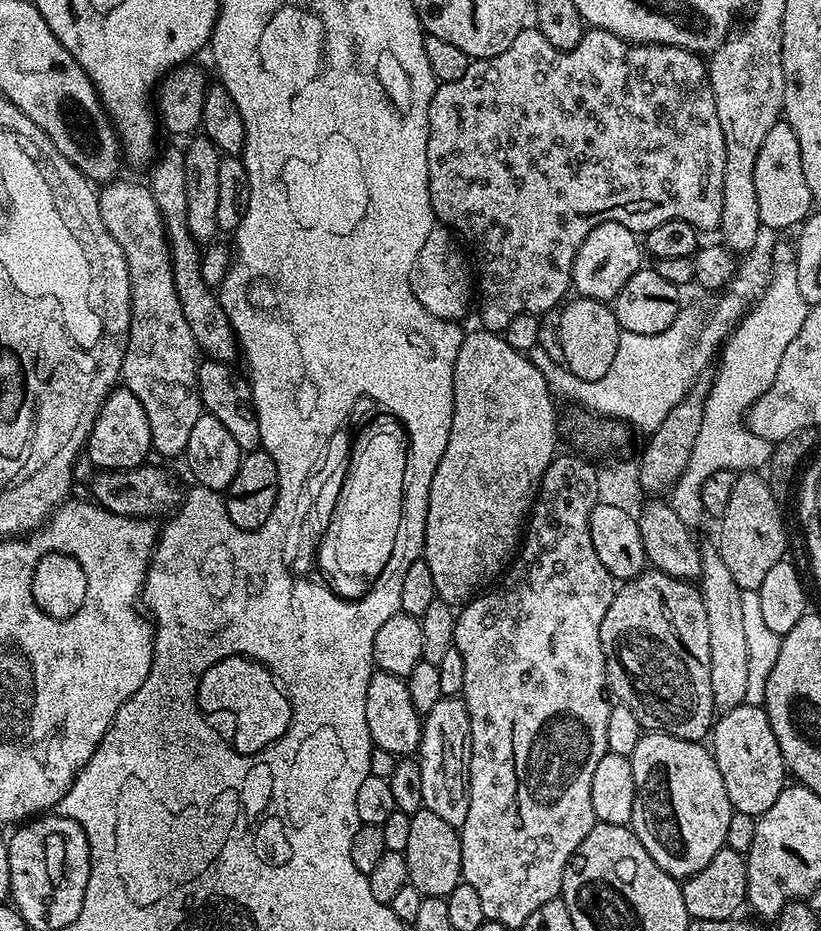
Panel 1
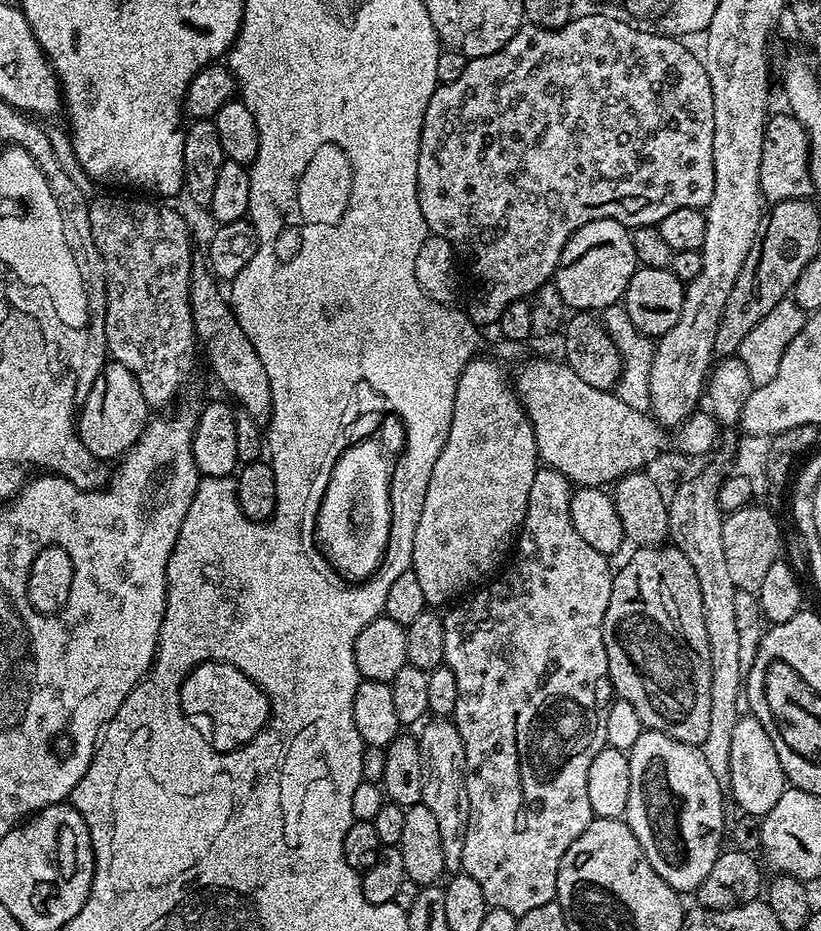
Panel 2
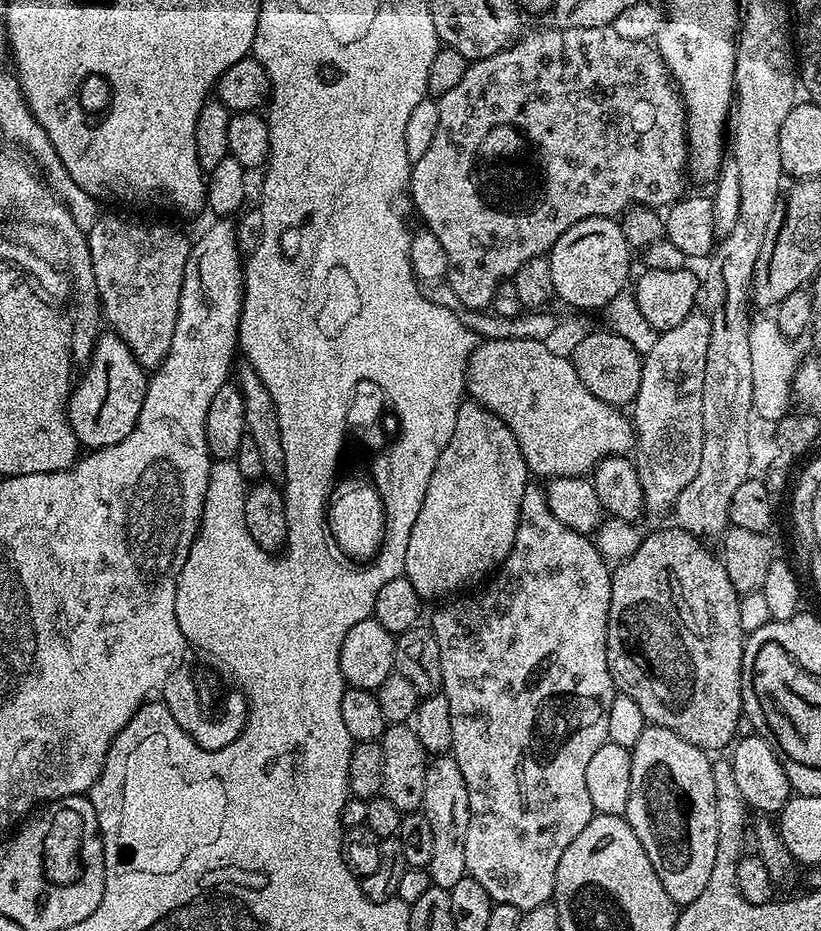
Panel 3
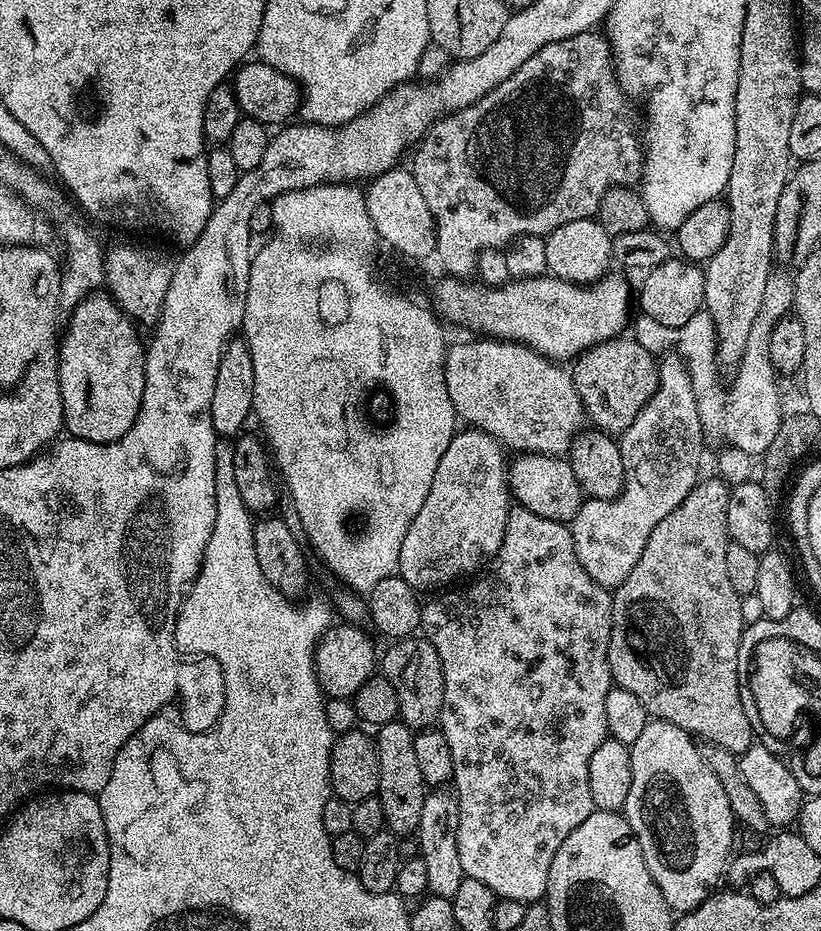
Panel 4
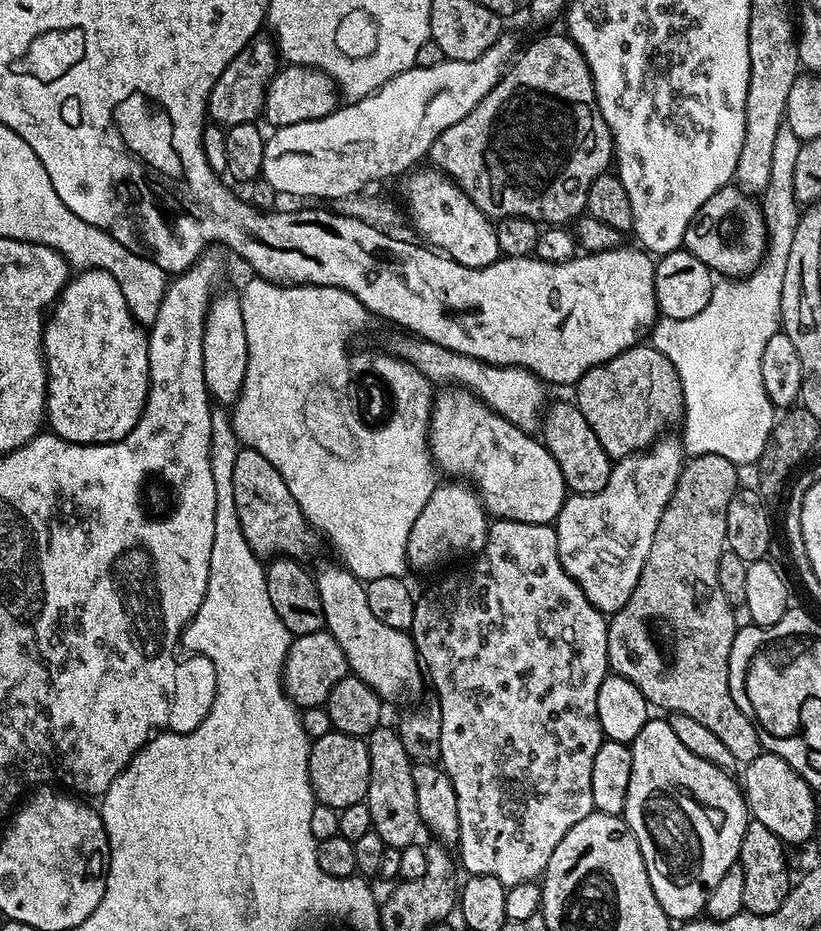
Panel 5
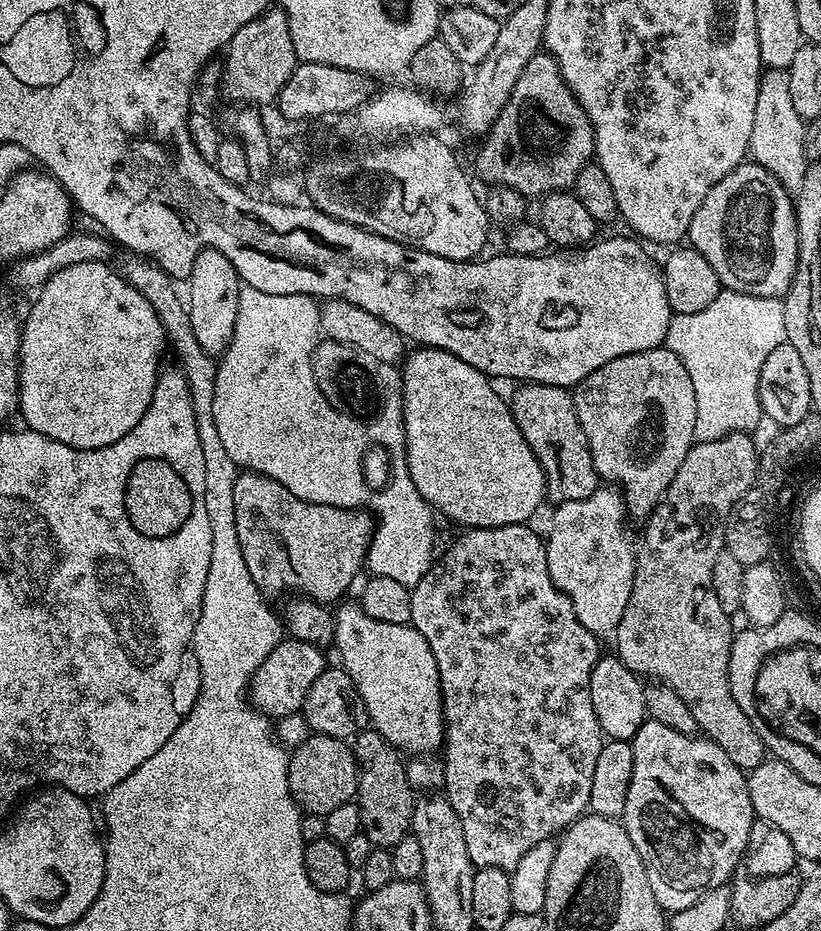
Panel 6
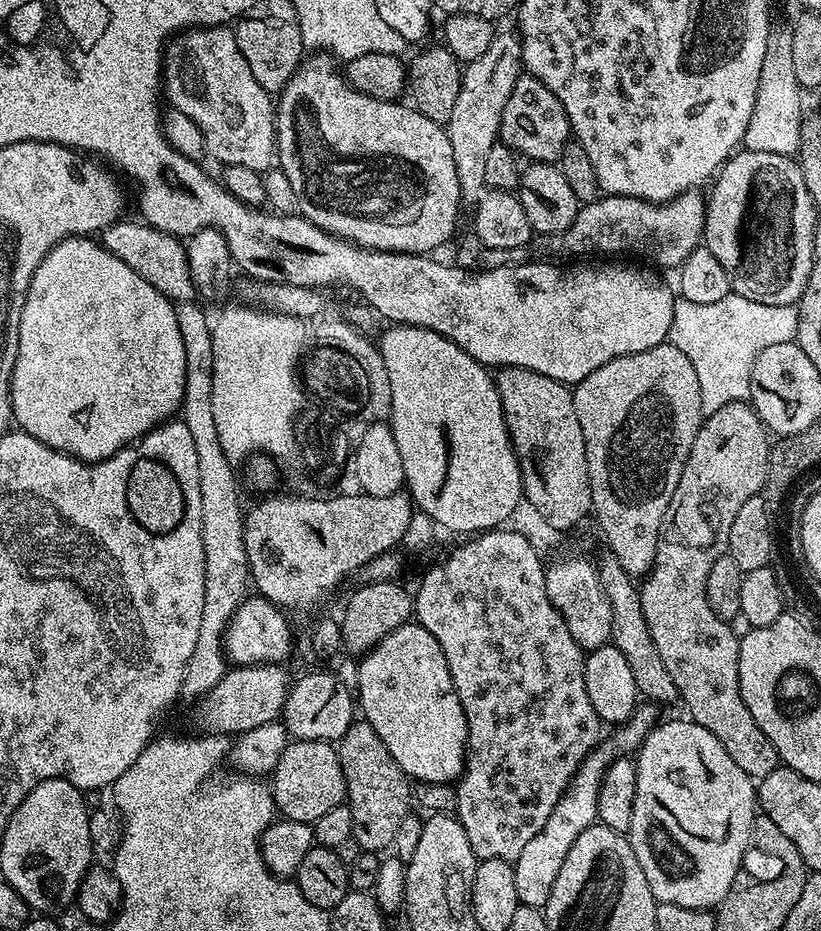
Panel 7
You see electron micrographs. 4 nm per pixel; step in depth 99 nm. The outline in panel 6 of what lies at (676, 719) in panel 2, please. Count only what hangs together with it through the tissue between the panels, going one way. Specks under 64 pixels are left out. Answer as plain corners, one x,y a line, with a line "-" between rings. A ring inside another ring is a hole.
732,432
710,442
695,443
682,458
678,474
664,491
659,504
643,525
644,537
638,540
635,549
636,569
634,586
630,590
630,602
626,602
626,611
622,613
622,622
618,622
614,639
615,655
630,671
641,677
654,676
657,681
672,687
675,694
686,702
698,729
707,739
713,740
722,750
726,750
734,766
751,770
766,759
766,749
754,722
742,714
742,706
734,702
730,690
728,667
732,637
728,613
718,603
718,594
714,594
712,575
714,558
718,558
724,547
724,523
738,498
753,491
756,482
756,465
758,463
758,444
747,432

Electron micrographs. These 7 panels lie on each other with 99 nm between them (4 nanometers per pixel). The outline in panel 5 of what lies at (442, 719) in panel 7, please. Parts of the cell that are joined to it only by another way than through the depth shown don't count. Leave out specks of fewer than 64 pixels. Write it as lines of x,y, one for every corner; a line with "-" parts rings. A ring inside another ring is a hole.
324,560
317,568
314,568
314,579
318,586
318,598
322,598
322,614
326,631
335,638
338,646
348,659
349,669
366,686
373,688
380,695
381,700
391,702
391,700
400,700
407,692
416,692
420,687
425,687
426,680
422,675
422,665
417,653
411,635
402,630
394,630
394,626
386,626
370,610
370,602
366,602
366,584
359,580
357,576
349,573
348,569
339,563

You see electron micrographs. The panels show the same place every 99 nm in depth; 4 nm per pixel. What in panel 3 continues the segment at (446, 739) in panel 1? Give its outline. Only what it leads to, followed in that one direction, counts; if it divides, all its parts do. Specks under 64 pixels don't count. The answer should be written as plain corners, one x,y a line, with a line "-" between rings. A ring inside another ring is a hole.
440,754
429,759
426,770
426,790
422,814
426,822
430,822
430,831
434,834
434,858
428,864
427,871
432,877
432,883
438,888
453,888
466,875
466,830
470,826
470,794
466,794
466,778
462,778
462,770
458,762
450,754

